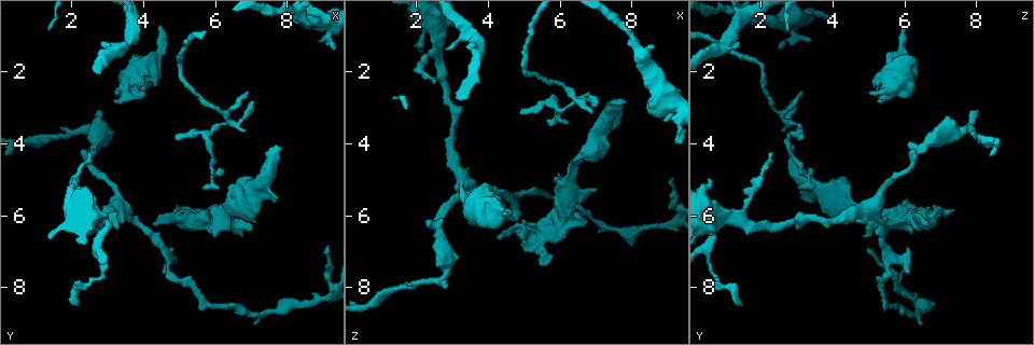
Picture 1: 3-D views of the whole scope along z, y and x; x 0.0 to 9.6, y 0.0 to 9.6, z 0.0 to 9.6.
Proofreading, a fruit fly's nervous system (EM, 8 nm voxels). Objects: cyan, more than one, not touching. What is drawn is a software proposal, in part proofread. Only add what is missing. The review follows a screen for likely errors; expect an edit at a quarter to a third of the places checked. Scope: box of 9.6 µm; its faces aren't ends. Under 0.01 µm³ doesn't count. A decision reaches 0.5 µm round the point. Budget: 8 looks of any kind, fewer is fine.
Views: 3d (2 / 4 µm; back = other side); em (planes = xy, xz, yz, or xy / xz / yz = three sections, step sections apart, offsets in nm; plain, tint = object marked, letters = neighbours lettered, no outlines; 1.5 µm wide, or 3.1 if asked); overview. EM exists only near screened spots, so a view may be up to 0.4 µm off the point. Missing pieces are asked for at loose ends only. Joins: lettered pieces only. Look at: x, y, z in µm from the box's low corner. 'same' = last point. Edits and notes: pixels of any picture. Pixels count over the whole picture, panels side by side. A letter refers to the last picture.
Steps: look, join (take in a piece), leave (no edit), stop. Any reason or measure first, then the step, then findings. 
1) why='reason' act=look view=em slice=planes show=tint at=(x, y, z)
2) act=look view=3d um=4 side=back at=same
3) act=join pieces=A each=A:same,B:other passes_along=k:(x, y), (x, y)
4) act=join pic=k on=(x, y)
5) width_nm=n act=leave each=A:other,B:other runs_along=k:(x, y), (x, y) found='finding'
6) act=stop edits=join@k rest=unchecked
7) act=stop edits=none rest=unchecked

why='branch stops here' act=look view=em slice=planes show=tint at=(4.45, 0.70, 6.00)

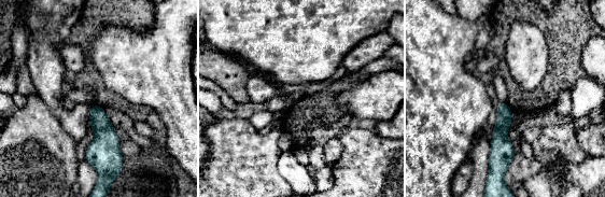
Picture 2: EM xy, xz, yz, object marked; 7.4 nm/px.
act=look view=em slice=planes show=letters at=same

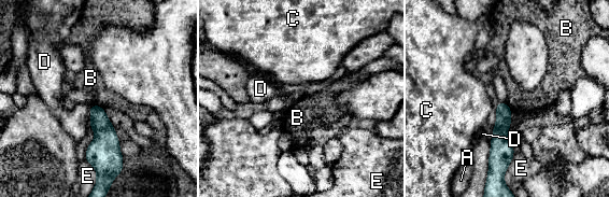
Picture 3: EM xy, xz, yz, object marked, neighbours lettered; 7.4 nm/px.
longest_contact=D:300nm act=leave each=A:other,B:other,C:other,D:other,E:other border=3:(93, 103), (103, 108) found='none of them fits'

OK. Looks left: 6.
why='an open end' act=look view=em slice=planes show=letters at=(8.95, 1.15, 3.45)

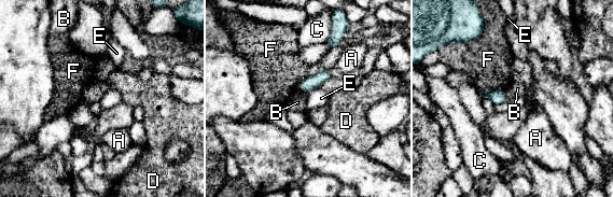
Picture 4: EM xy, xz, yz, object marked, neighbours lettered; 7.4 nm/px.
act=leave each=A:other,B:other,C:other,D:other,E:other,F:other border=4:(319, 86), (309, 92) found='no lettered piece goes on from it'

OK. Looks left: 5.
why='thick end' act=look view=3d um=2 at=(7.80, 4.05, 2.85)

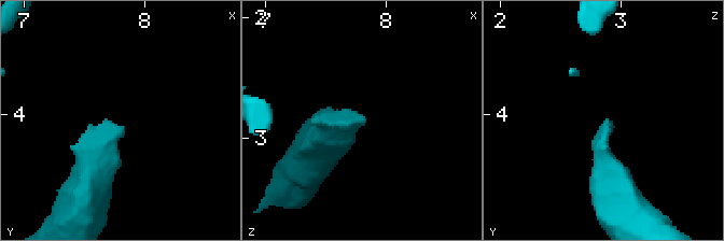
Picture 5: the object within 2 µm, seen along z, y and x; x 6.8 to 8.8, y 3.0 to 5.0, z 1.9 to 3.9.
why='shape alone is not enough' act=look view=em slice=planes show=letters at=(7.80, 4.10, 2.80)

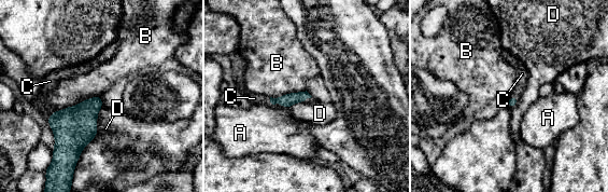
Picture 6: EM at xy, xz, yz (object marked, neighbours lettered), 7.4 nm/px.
longest_contact=B:360nm act=join pieces=C each=A:other,B:other,C:same,D:other found='the cell continues'

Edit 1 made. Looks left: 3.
act=look view=overview

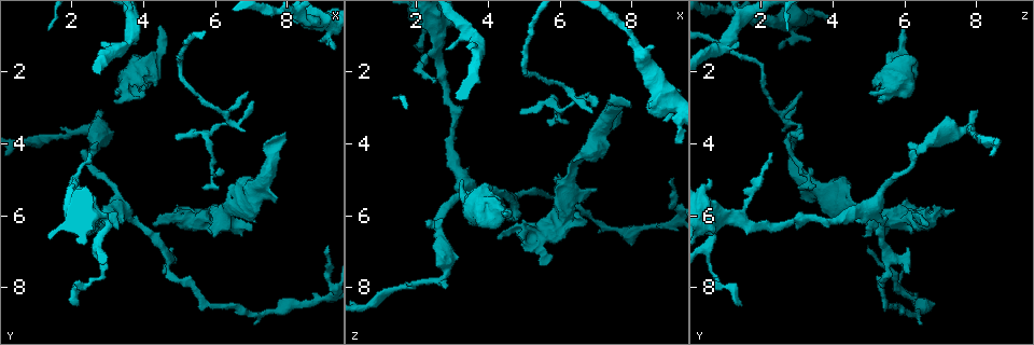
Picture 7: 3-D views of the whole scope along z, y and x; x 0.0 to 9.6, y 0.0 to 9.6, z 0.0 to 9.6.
why='thick end' act=look view=em slice=planes show=tint at=(3.10, 6.40, 0.65)

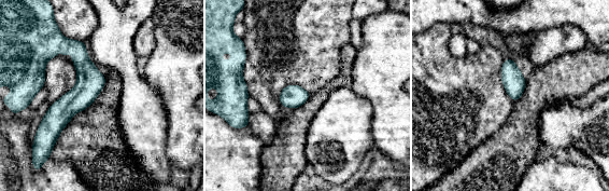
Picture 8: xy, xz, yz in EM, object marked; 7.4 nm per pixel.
why='what lies round it' act=look view=em slice=planes show=letters at=same

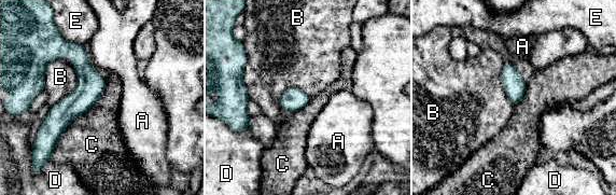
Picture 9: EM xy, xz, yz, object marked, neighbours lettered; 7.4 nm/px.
act=leave each=A:other,B:other,C:other,D:other,E:other border=9:(106, 79), (51, 154) found='none of them fits'

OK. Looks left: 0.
act=stop edits=join@6 rest=unchecked

